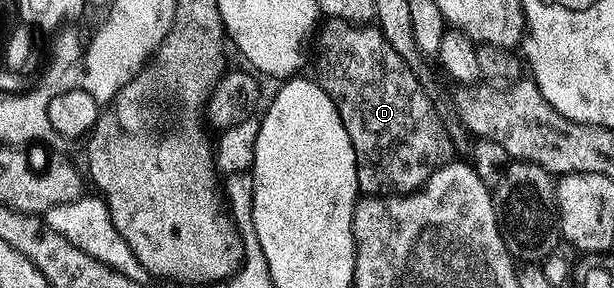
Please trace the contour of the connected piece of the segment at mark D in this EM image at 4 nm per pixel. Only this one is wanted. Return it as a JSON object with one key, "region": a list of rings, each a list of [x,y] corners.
{"region":[[[326,18],[316,32],[315,43],[316,39],[315,79],[333,98],[333,104],[339,109],[339,117],[343,121],[343,129],[347,129],[347,137],[351,137],[357,158],[357,186],[360,194],[365,197],[392,197],[421,190],[433,173],[454,158],[455,152],[451,137],[447,137],[447,129],[443,129],[439,113],[435,113],[431,97],[427,97],[415,73],[411,73],[407,61],[403,61],[403,57],[391,49],[387,37],[383,37],[380,29],[373,25]]]}

